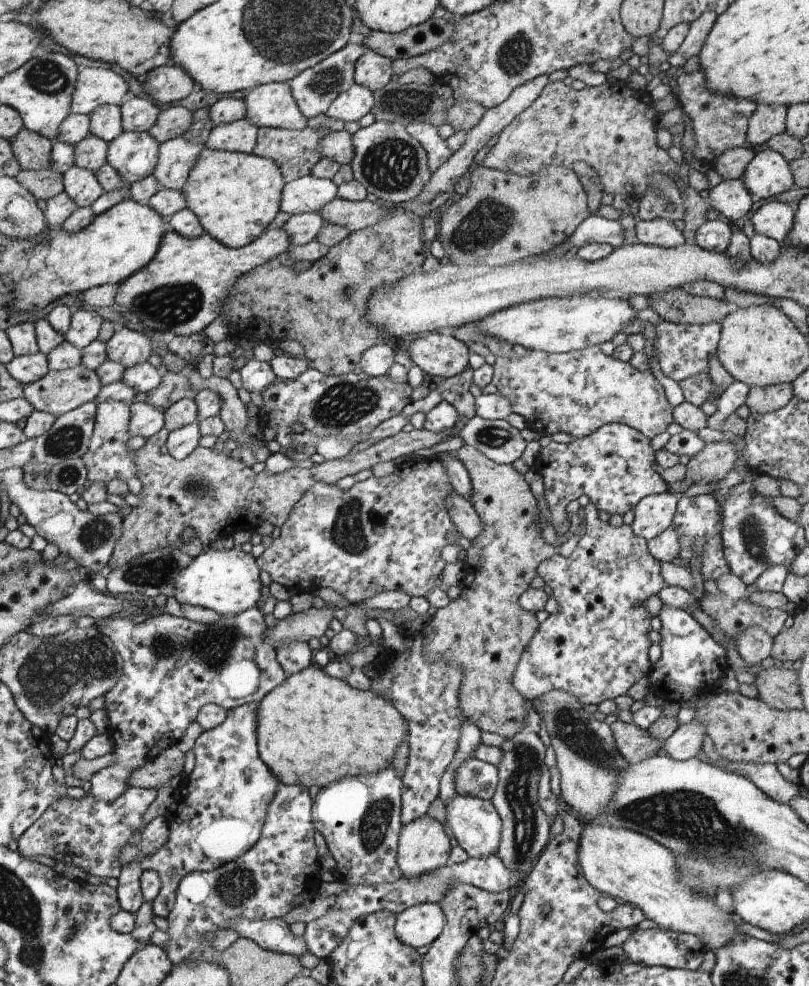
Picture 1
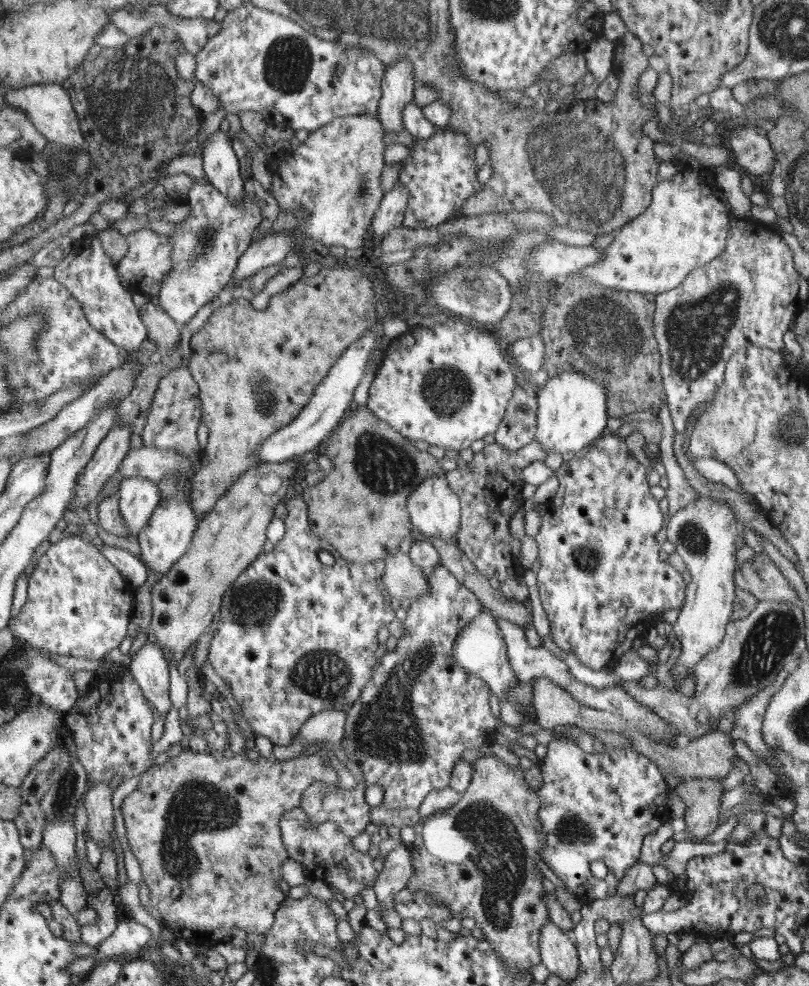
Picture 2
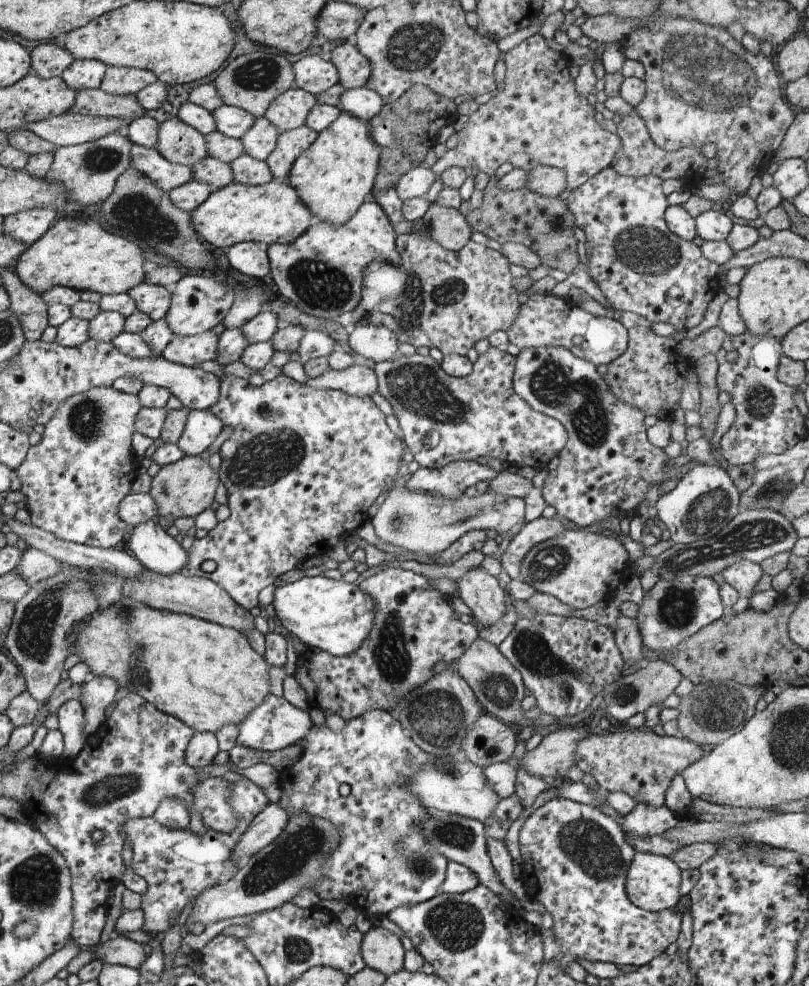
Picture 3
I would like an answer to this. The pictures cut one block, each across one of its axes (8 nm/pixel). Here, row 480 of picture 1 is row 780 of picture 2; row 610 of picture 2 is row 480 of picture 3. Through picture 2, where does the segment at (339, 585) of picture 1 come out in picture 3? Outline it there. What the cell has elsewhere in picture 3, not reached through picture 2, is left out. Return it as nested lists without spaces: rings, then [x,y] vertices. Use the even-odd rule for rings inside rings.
[[[456,461],[438,469],[421,467],[407,478],[406,486],[410,490],[422,490],[432,495],[444,496],[444,498],[454,500],[454,498],[465,496],[465,491],[471,486],[480,481],[490,481],[497,475],[494,469],[489,466],[482,466],[476,461]]]

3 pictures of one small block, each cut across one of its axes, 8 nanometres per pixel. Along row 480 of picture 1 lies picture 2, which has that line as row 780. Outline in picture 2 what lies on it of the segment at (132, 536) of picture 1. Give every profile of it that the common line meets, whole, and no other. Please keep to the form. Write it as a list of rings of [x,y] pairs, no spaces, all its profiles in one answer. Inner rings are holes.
[[[188,749],[187,751],[183,750],[178,756],[170,758],[164,765],[156,765],[155,769],[150,767],[141,774],[138,787],[123,799],[121,811],[125,822],[125,834],[128,844],[130,844],[130,850],[139,862],[141,876],[149,887],[151,906],[162,914],[163,923],[176,937],[199,945],[207,945],[217,940],[230,939],[234,929],[261,935],[271,929],[271,926],[275,924],[275,913],[284,904],[284,899],[288,898],[288,893],[284,894],[281,866],[289,859],[289,852],[283,843],[280,819],[288,810],[300,806],[303,790],[312,786],[316,781],[328,782],[329,785],[336,785],[338,782],[338,775],[330,765],[330,759],[324,759],[318,754],[284,762],[273,759],[253,761],[252,758],[245,756],[231,758],[223,756],[216,759],[211,752],[200,753],[200,750]]]

